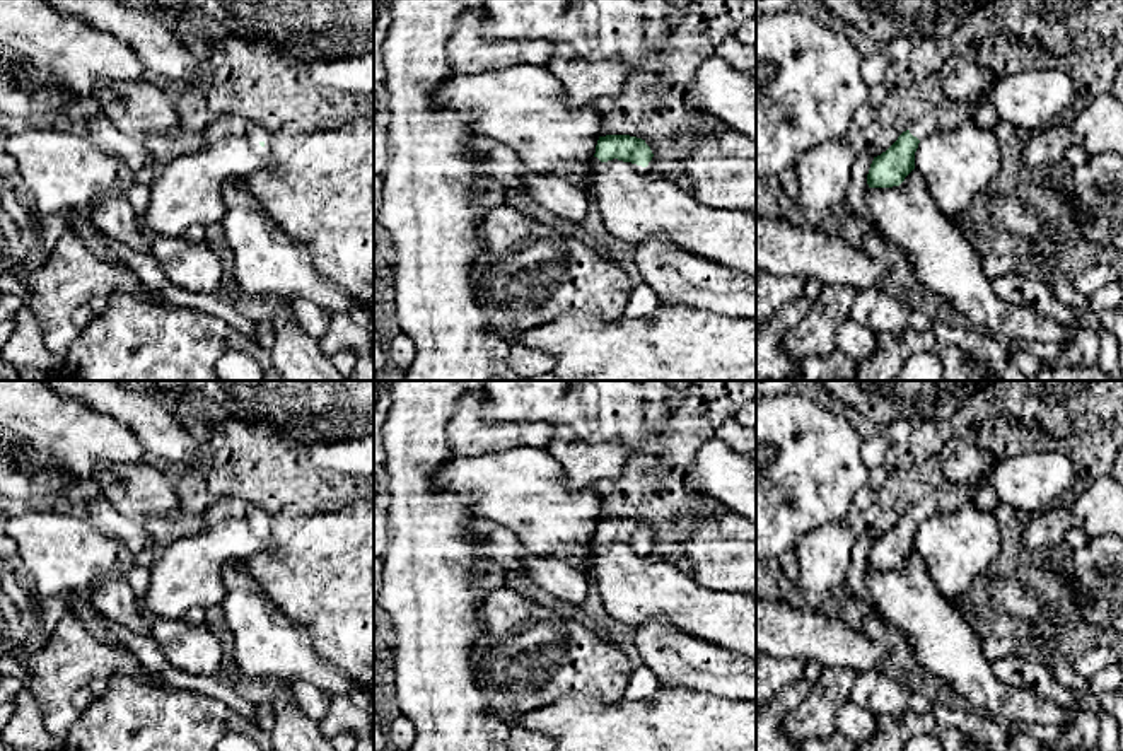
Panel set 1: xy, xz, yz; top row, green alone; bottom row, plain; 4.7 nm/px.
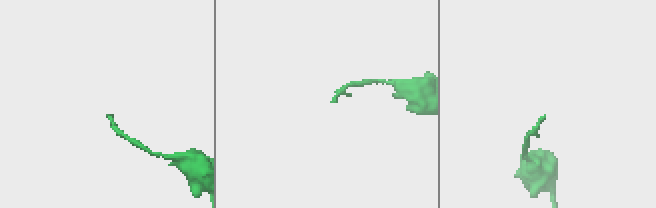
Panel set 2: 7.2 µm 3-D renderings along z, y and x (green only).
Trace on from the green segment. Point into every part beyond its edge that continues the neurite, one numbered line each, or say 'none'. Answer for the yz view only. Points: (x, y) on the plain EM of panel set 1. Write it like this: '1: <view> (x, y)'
1: yz (948, 497)

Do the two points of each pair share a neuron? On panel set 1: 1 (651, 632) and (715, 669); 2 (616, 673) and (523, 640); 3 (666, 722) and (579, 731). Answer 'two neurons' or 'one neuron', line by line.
1: one neuron
2: one neuron
3: one neuron

